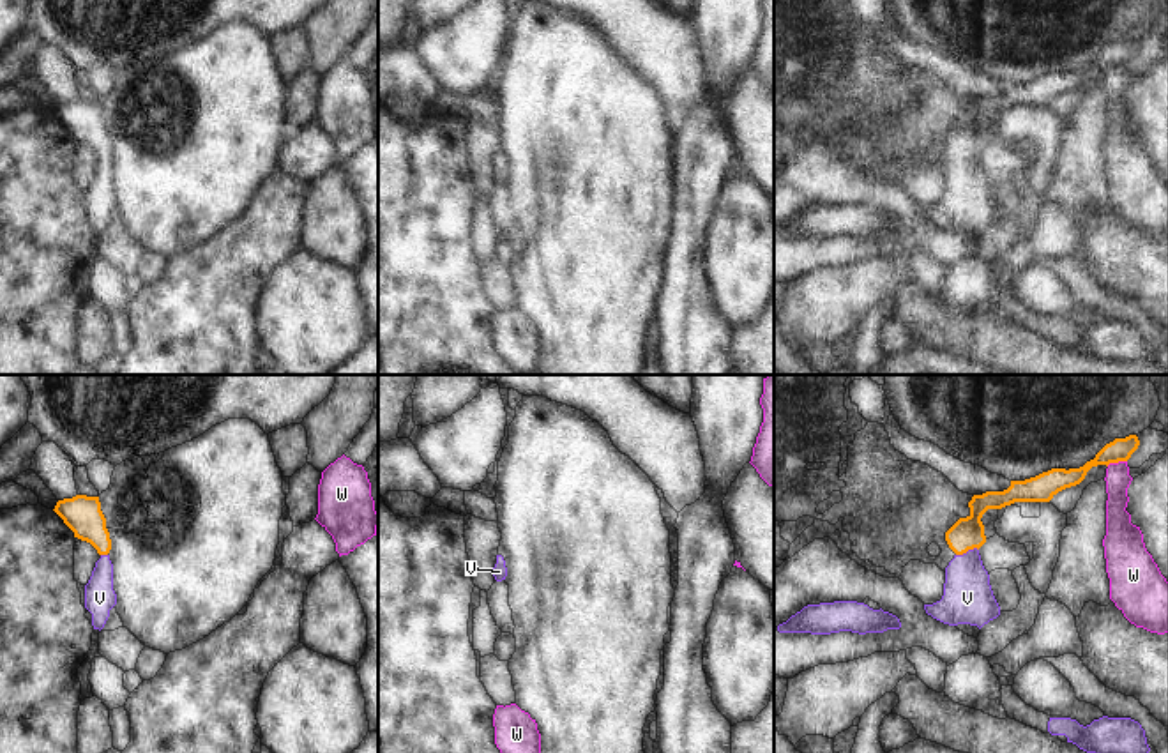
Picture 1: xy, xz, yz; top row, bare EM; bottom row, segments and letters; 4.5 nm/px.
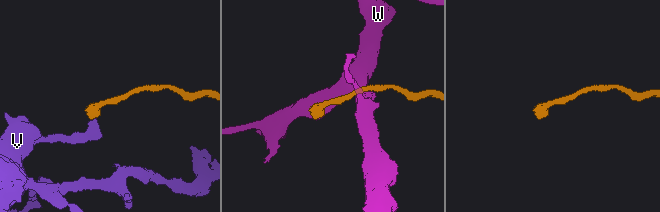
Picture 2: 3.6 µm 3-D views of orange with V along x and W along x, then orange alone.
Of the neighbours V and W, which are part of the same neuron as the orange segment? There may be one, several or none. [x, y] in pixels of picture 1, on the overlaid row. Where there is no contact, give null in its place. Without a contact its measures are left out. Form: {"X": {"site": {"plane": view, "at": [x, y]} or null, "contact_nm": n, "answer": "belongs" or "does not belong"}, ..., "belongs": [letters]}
{"V": {"site": {"plane": "yz", "at": [967, 550]}, "contact_nm": 110, "answer": "belongs"}, "W": {"site": {"plane": "yz", "at": [1115, 462]}, "contact_nm": 100, "answer": "does not belong"}, "belongs": ["V"]}

